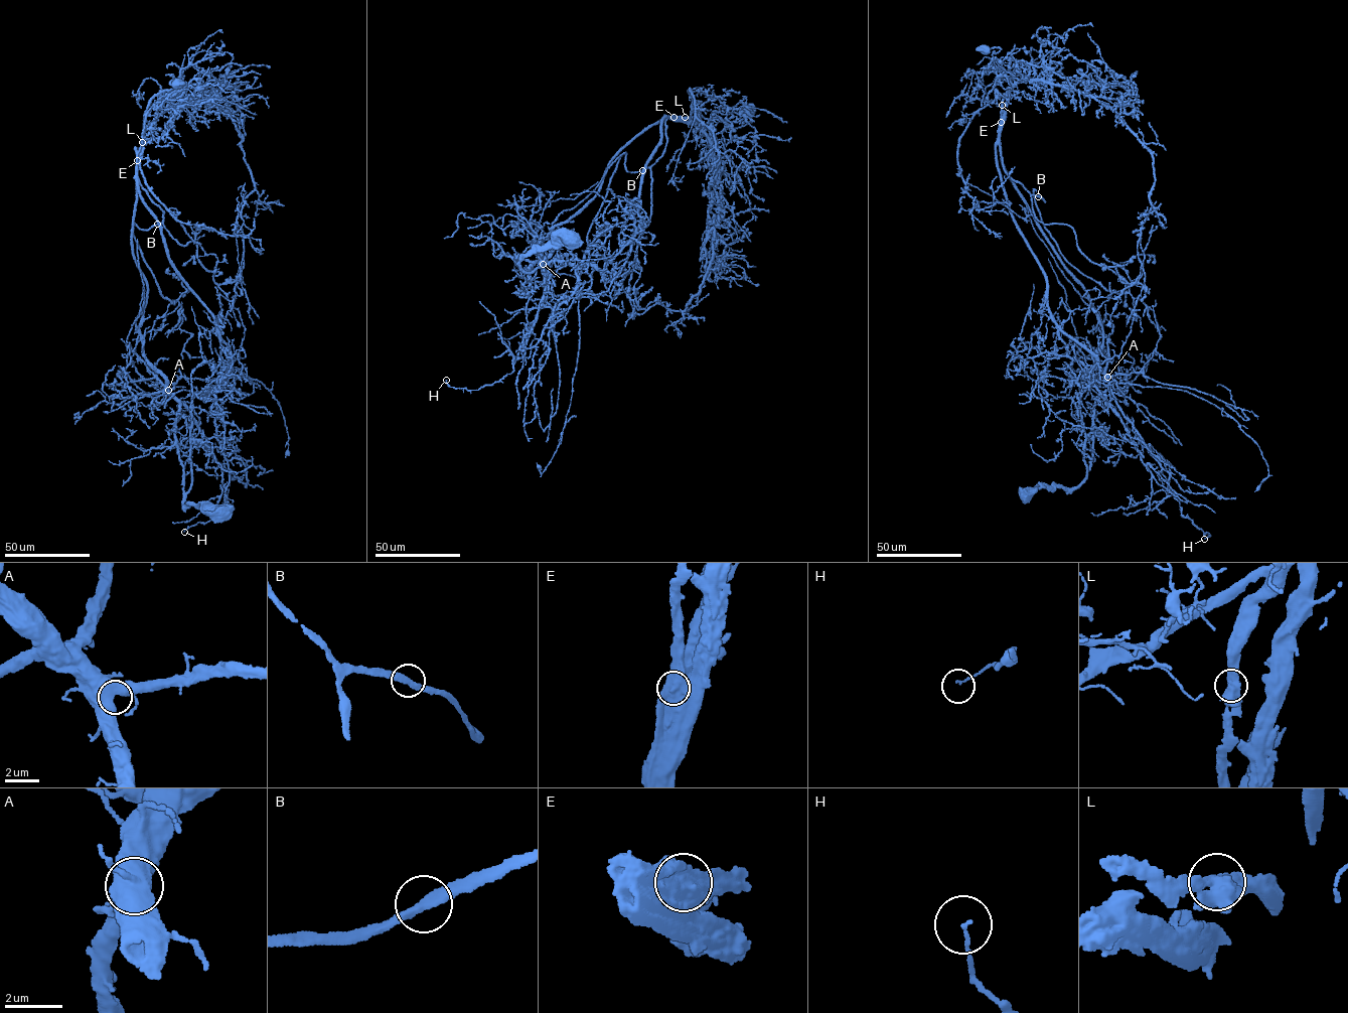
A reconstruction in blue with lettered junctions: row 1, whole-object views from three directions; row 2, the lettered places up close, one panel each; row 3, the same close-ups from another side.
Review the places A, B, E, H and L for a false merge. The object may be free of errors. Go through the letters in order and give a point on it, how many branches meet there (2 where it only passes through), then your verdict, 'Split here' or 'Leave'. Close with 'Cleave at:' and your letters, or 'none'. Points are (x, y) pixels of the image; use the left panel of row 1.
A: Place: (168, 390). Branches: 2. Leave
B: Place: (157, 224). Branches: 2. Leave
E: Place: (137, 160). Branches: 1. Split here
H: Place: (184, 532). Branches: 1. Leave
L: Place: (142, 142). Branches: 2. Leave
Cleave at: E

